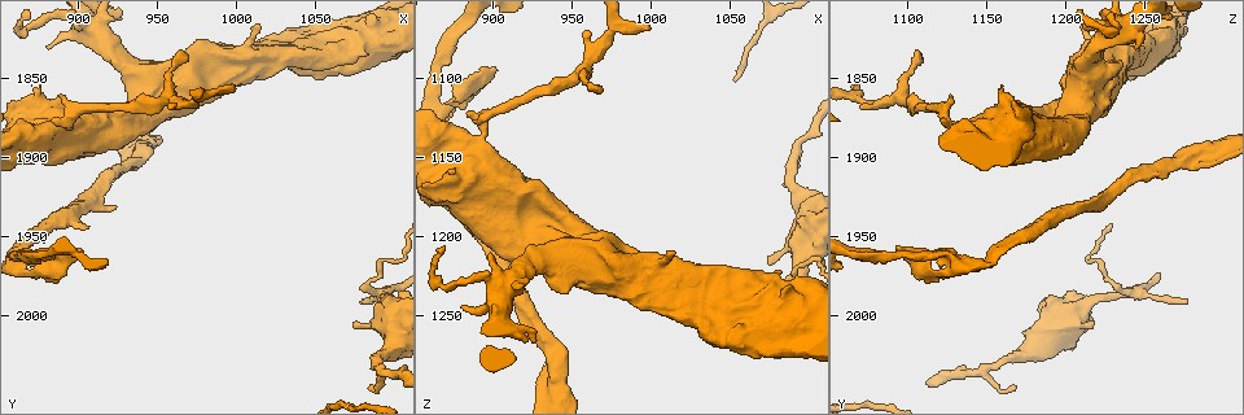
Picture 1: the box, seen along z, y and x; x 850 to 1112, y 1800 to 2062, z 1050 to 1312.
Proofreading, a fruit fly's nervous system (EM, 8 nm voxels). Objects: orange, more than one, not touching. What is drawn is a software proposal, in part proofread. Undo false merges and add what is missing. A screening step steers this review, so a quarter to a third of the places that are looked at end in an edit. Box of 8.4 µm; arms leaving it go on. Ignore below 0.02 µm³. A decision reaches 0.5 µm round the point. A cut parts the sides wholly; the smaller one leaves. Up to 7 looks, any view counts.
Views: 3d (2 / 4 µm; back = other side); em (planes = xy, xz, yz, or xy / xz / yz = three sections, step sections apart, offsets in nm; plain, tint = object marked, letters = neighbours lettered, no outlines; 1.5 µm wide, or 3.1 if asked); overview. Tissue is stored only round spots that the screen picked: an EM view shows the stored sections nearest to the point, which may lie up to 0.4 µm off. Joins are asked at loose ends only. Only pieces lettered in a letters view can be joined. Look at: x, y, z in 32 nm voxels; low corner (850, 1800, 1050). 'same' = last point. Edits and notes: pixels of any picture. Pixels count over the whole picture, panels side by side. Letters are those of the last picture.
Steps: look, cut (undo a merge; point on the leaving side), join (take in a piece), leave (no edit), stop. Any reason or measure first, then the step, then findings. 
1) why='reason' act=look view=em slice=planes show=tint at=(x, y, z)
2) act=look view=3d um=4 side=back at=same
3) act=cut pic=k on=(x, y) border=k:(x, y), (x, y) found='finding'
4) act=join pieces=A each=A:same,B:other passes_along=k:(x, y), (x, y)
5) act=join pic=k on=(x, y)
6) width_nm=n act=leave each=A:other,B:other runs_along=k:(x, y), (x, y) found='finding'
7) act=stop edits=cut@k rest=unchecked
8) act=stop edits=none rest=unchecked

why='abrupt turn' act=look view=em slice=planes show=tint at=(894, 1878, 1144)

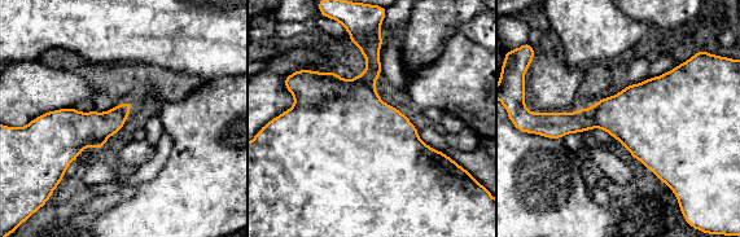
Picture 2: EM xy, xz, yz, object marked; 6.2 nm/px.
act=look view=em slice=planes show=letters at=same

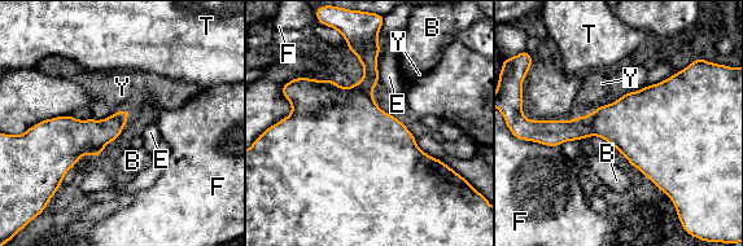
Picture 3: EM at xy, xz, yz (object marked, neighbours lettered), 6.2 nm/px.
act=leave each=B:other,E:other,F:other,T:other,Y:other border=3:(126, 108), (100, 119), (70, 115) found='continuous, no second neuron'

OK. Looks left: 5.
why='free end' act=look view=em slice=planes show=tint at=(902, 1960, 1094)

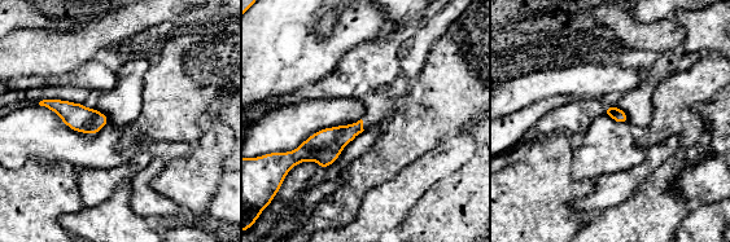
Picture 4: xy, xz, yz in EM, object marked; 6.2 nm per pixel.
why='what lies round it' act=look view=em slice=planes show=letters at=same

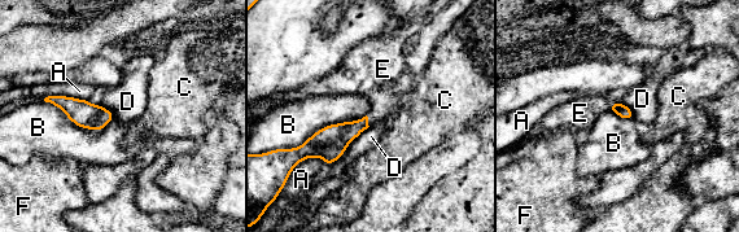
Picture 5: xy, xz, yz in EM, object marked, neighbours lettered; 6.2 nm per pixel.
act=join pieces=E each=A:other,B:other,C:other,D:other,E:same,F:other passes_along=5:(332, 140), (367, 121), (384, 84) found='the neuron continues'

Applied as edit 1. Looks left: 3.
why='branch stops here' act=look view=3d um=2 at=(1074, 2006, 1218)

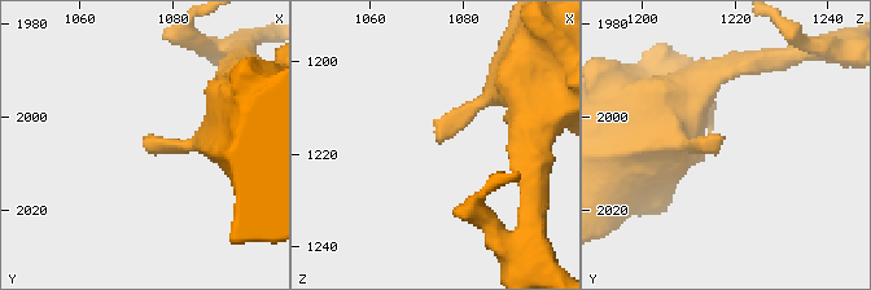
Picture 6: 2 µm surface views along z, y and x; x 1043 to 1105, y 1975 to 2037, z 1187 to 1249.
why='need the tissue' act=look view=em slice=planes show=plain at=(1074, 2005, 1218)

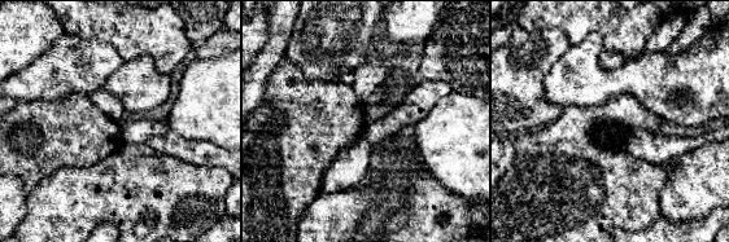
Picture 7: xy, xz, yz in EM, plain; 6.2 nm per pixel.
act=look view=em slice=planes show=letters at=same

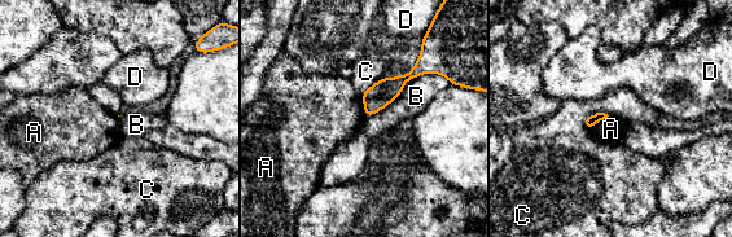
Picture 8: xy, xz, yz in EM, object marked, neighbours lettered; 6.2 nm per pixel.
act=leave each=A:other,B:other,C:other,D:other runs_along=8:(424, 69), (400, 79), (368, 112) found='none of them fits'

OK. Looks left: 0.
act=stop edits=join@5 rest=unchecked

